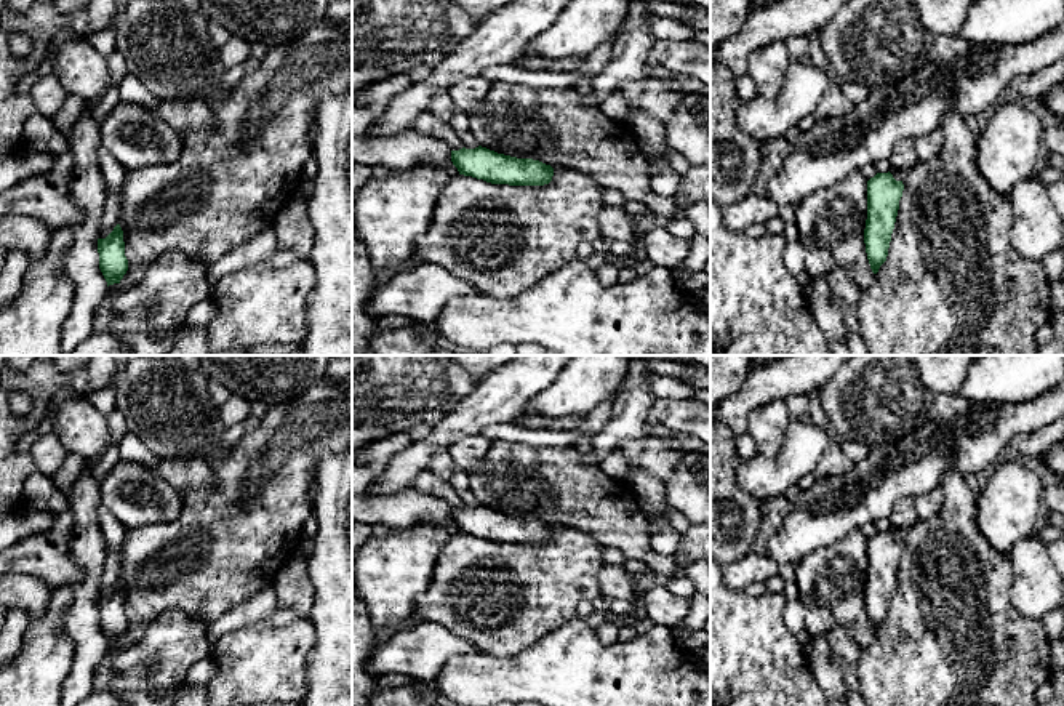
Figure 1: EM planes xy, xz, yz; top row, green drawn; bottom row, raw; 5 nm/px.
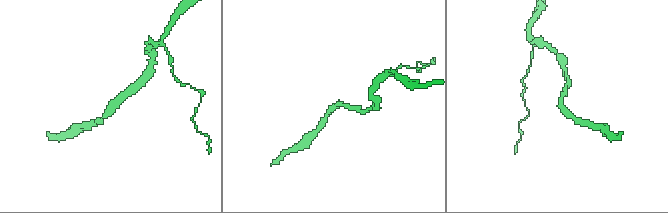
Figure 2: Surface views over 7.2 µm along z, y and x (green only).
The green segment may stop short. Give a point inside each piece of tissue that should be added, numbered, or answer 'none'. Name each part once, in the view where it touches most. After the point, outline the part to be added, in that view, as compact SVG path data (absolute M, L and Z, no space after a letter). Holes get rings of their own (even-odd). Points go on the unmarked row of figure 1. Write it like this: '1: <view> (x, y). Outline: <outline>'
none

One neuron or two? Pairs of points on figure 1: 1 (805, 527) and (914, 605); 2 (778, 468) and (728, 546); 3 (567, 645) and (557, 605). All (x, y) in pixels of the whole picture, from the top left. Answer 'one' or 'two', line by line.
1: two
2: two
3: two

